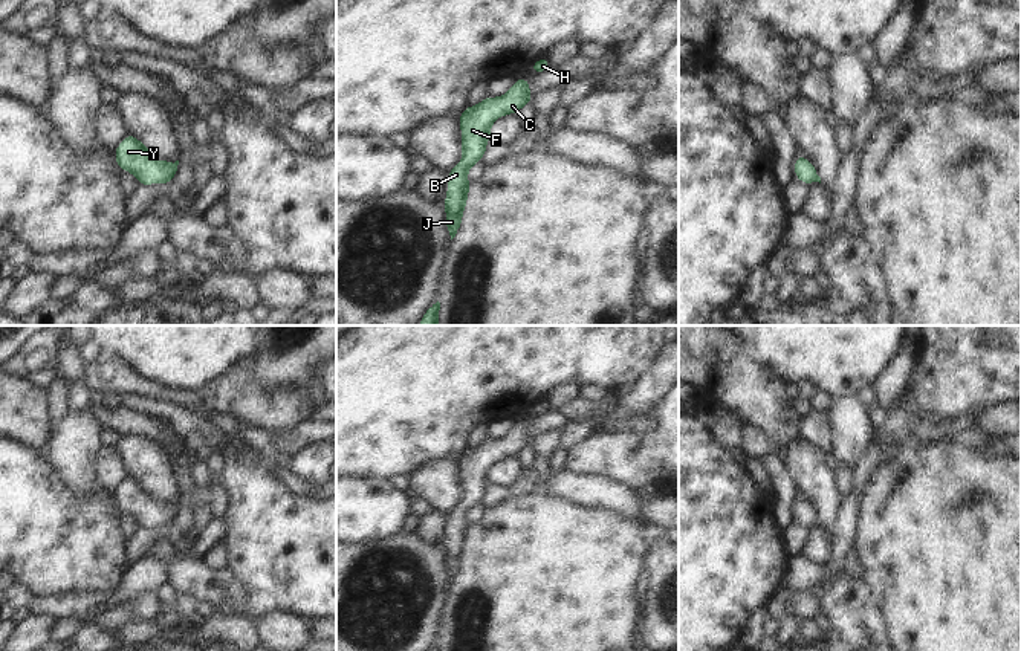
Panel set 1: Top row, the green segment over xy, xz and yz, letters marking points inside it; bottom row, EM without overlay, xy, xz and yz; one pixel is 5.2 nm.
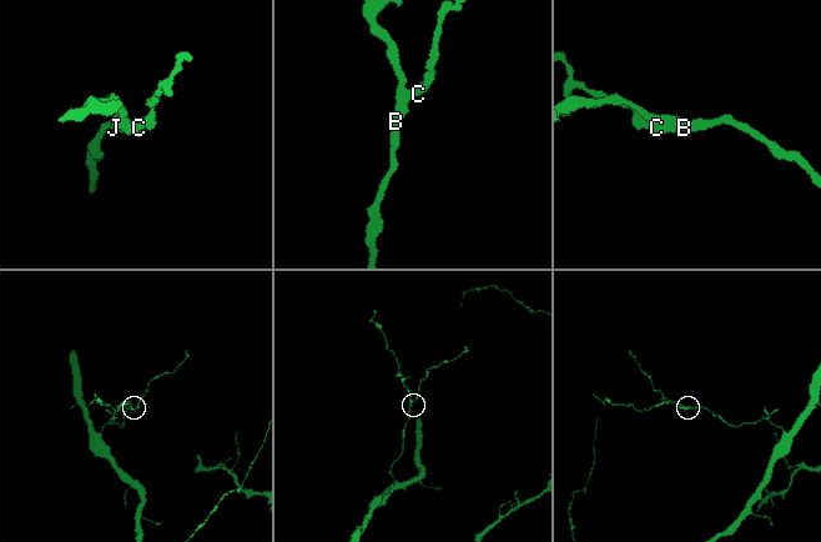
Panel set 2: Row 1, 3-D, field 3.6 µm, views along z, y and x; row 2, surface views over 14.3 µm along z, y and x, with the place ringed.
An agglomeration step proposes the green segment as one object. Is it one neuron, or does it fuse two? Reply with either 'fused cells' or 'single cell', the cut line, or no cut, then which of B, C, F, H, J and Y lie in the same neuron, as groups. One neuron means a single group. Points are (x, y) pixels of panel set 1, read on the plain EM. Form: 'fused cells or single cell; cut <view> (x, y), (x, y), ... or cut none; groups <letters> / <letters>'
single cell; cut none; groups B C F H J Y

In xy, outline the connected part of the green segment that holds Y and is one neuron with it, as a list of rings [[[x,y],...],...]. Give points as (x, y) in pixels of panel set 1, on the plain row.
[[[128,477],[119,486],[115,492],[115,500],[122,513],[130,513],[139,521],[141,529],[147,529],[153,524],[170,526],[179,507],[179,503],[174,506],[154,503],[150,492],[133,477]]]

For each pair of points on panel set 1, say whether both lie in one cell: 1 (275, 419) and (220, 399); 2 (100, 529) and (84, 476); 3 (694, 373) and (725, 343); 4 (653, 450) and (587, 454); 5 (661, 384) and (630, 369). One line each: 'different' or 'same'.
1: same
2: different
3: same
4: same
5: different

